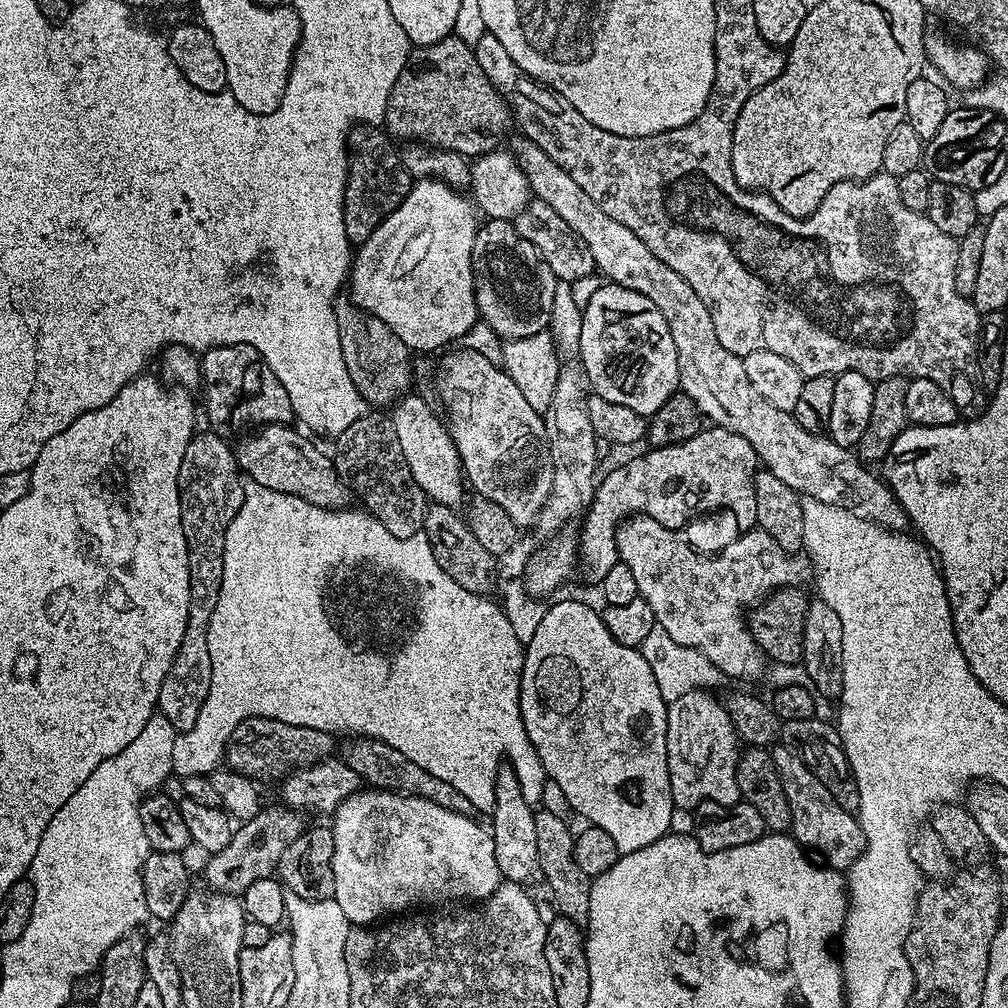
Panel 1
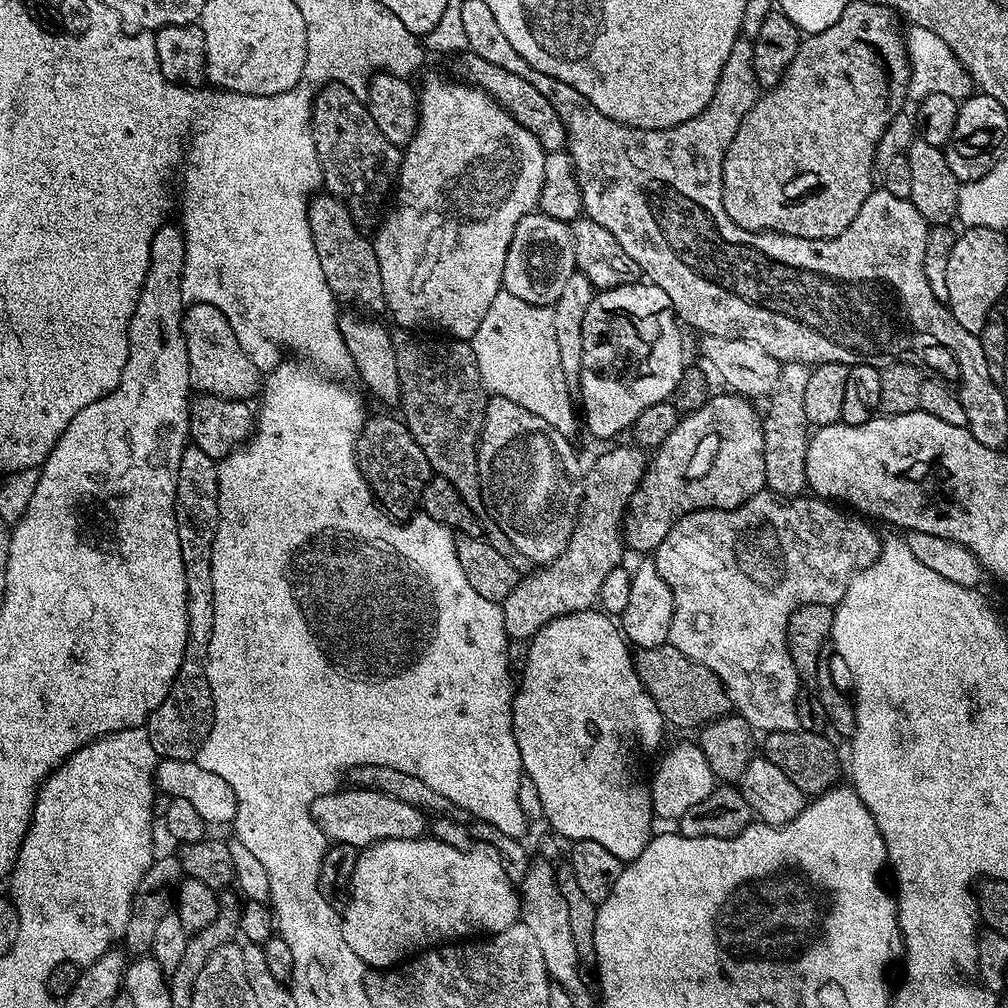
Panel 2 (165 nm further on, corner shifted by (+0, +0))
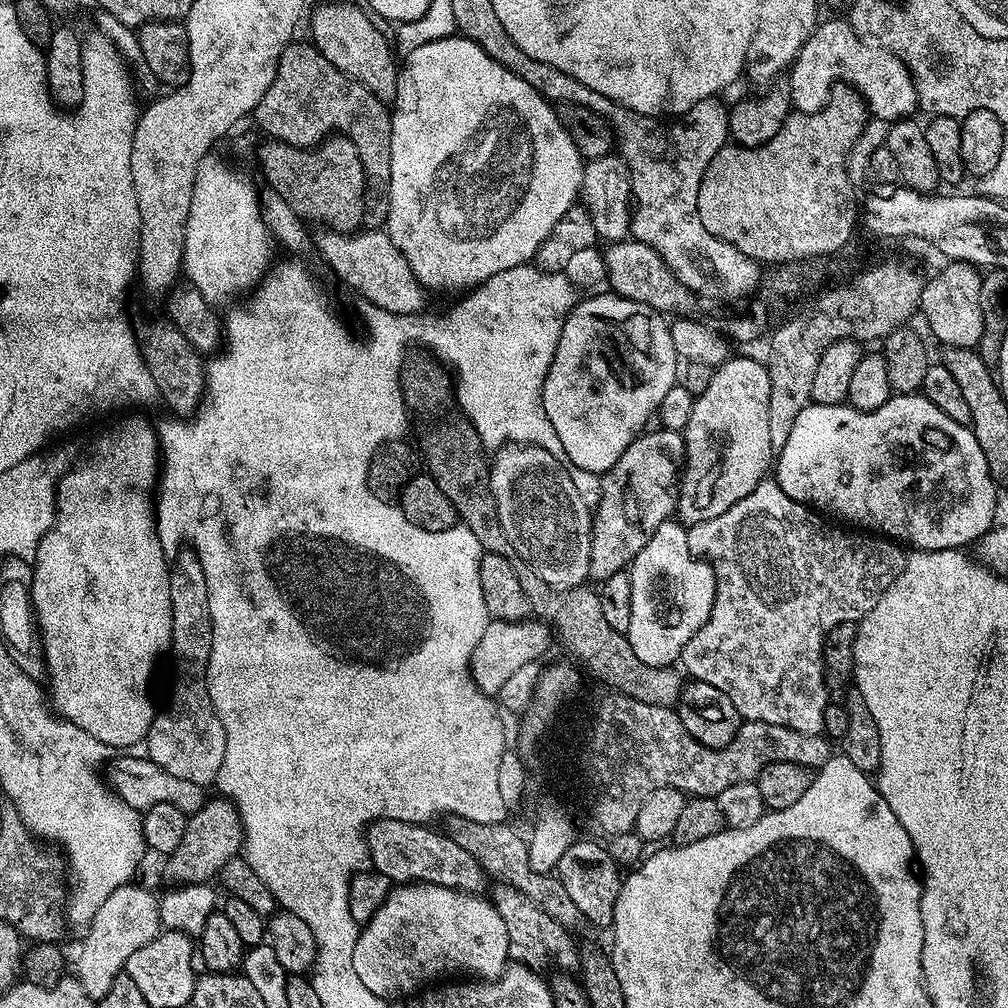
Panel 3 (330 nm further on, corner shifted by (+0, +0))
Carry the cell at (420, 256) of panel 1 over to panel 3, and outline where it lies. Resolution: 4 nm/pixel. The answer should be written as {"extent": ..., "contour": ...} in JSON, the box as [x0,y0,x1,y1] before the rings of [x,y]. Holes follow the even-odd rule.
{"extent":[386,34,586,290],"contour":[[[453,34],[441,40],[426,42],[426,46],[418,46],[418,50],[407,53],[403,59],[398,68],[400,73],[398,90],[394,107],[391,109],[390,194],[388,195],[386,231],[388,237],[394,242],[394,246],[402,250],[408,265],[414,270],[414,274],[425,289],[448,287],[471,290],[486,278],[502,270],[510,270],[519,264],[527,264],[535,257],[540,244],[546,242],[554,226],[558,226],[560,219],[568,215],[568,211],[577,203],[586,161],[576,149],[572,135],[560,123],[557,109],[548,99],[538,90],[534,90],[530,82],[518,78],[518,74],[502,66],[502,62],[496,62],[486,50],[482,50],[482,46],[478,46],[473,40]]]}

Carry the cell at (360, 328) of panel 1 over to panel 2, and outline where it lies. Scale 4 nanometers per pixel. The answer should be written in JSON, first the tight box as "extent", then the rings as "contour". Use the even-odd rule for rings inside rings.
{"extent":[308,194,386,314],"contour":[[[316,194],[308,201],[308,221],[314,250],[318,250],[318,262],[322,262],[322,274],[326,274],[326,282],[337,301],[344,303],[345,300],[348,306],[368,314],[383,313],[386,305],[382,274],[378,270],[378,254],[372,240],[364,237],[367,235],[350,218],[350,210],[346,210],[346,206],[334,195]]]}

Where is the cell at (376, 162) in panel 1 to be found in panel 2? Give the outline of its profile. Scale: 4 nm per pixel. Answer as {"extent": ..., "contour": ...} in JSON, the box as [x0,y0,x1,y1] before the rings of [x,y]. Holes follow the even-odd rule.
{"extent":[312,82,402,230],"contour":[[[335,82],[323,85],[313,99],[312,137],[320,159],[320,173],[324,176],[323,187],[331,195],[338,197],[346,206],[346,210],[350,210],[350,218],[357,228],[368,230],[370,227],[369,229],[371,229],[381,219],[382,213],[385,211],[384,199],[387,198],[388,191],[390,191],[390,196],[397,183],[402,159],[401,149],[392,144],[390,138],[386,138],[386,134],[382,134],[382,130],[378,130],[378,122],[374,122],[374,118],[370,118],[367,103],[357,93],[351,92],[345,84]]]}

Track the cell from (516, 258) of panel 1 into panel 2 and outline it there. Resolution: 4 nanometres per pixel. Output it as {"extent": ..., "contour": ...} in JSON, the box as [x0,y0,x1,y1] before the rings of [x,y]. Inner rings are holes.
{"extent":[502,210,577,308],"contour":[[[539,210],[526,214],[514,226],[514,238],[506,250],[506,266],[502,270],[503,291],[543,308],[551,306],[562,294],[570,274],[577,271],[576,247],[572,245],[572,230],[567,220],[550,218]]]}

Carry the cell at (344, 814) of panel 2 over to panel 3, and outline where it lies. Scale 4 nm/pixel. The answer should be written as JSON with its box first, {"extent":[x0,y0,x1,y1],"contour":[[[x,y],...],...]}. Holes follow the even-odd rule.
{"extent":[366,818,486,894],"contour":[[[385,818],[383,820],[373,820],[366,829],[368,838],[368,855],[370,864],[375,871],[383,874],[385,878],[395,882],[397,885],[409,882],[419,882],[421,884],[437,884],[447,888],[455,888],[457,892],[471,892],[473,894],[481,891],[486,873],[480,867],[480,863],[472,857],[458,842],[454,842],[451,835],[435,832],[432,826],[425,826],[420,822],[411,820],[394,820]]]}

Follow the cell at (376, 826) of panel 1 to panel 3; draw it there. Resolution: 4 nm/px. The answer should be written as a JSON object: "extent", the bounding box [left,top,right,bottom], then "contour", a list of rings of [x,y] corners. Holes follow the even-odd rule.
{"extent":[354,882,510,1002],"contour":[[[409,882],[393,887],[370,922],[361,927],[360,937],[354,946],[354,974],[358,974],[362,986],[385,1002],[395,1002],[413,995],[429,982],[439,981],[444,978],[439,976],[447,972],[465,972],[468,978],[499,976],[510,960],[506,922],[502,922],[502,914],[498,914],[491,899],[484,897],[483,900],[482,897],[437,884]]]}

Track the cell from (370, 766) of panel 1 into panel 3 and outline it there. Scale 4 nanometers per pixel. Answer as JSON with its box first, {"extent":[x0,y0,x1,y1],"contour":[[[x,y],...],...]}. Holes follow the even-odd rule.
{"extent":[490,882,580,970],"contour":[[[503,882],[493,883],[490,899],[492,905],[502,914],[502,922],[506,922],[506,934],[508,935],[508,954],[515,963],[522,964],[526,968],[541,970],[553,964],[556,970],[572,970],[580,963],[578,944],[575,944],[573,933],[568,932],[546,910],[542,910],[522,890],[514,890],[514,886]]]}

